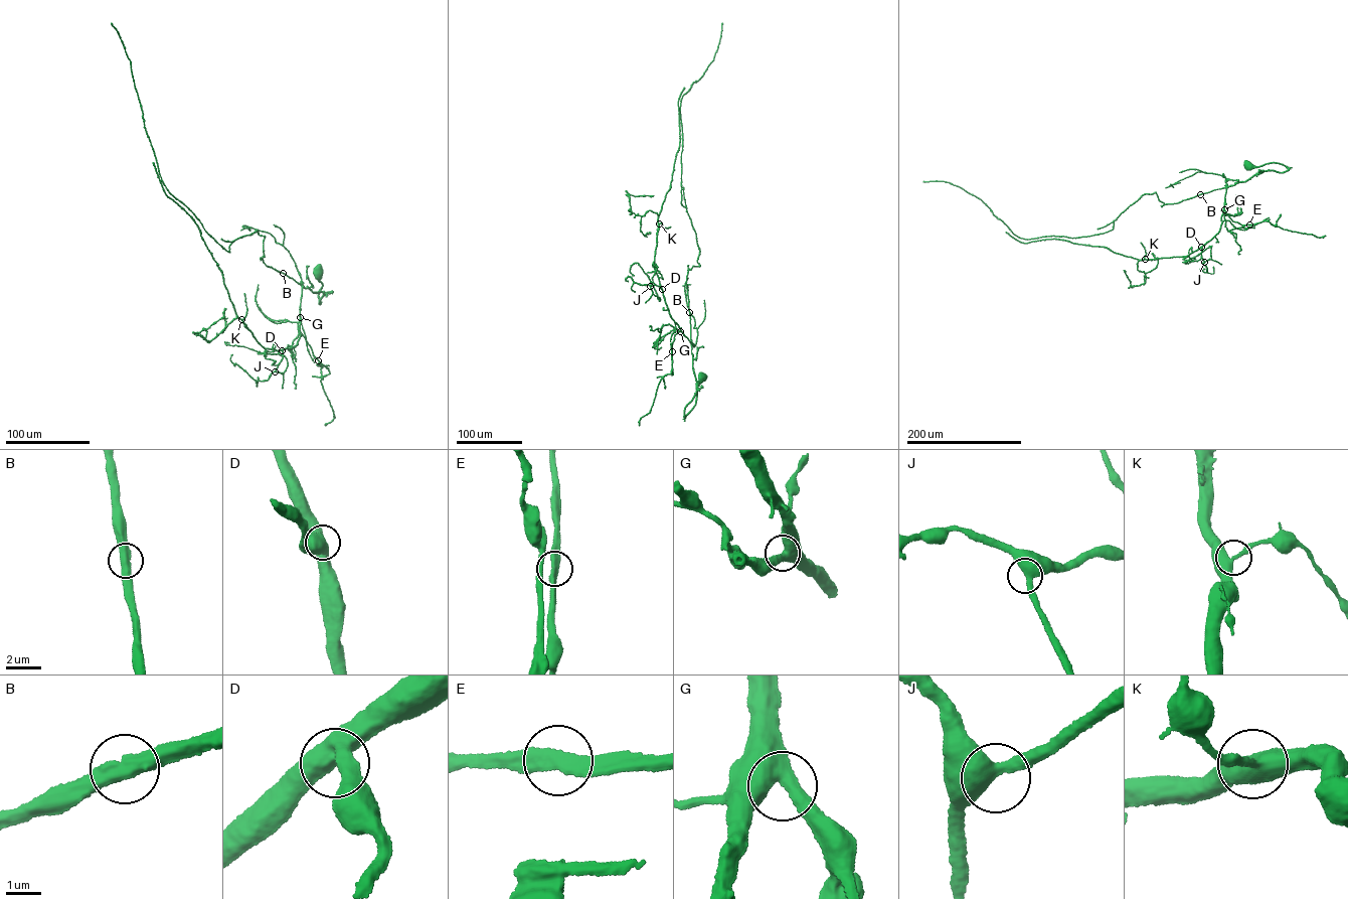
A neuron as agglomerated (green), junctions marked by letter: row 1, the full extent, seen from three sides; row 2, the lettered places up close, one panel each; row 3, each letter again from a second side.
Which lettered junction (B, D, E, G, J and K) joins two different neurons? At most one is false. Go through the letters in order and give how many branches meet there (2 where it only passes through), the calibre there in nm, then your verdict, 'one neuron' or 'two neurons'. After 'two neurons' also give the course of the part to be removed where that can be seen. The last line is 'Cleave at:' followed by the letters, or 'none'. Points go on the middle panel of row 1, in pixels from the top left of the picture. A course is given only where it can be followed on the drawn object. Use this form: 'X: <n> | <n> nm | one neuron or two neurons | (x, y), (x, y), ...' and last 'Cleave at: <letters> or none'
B: 2 | 500 nm | one neuron
D: 2 | 440 nm | one neuron
E: 2 | 420 nm | one neuron
G: 2 | 550 nm | one neuron
J: 2 | 480 nm | one neuron
K: 2 | 400 nm | one neuron
Cleave at: none

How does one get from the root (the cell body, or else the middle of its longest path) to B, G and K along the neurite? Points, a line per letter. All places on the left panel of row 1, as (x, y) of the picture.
B: (318, 272), (323, 285), (318, 295), (320, 303), (325, 293), (313, 292), (283, 273)
G: (318, 272), (323, 285), (319, 303), (325, 294), (313, 292), (302, 285), (300, 317)
K: (318, 272), (323, 285), (319, 303), (325, 294), (302, 286), (300, 336), (294, 346), (265, 348), (241, 319)

